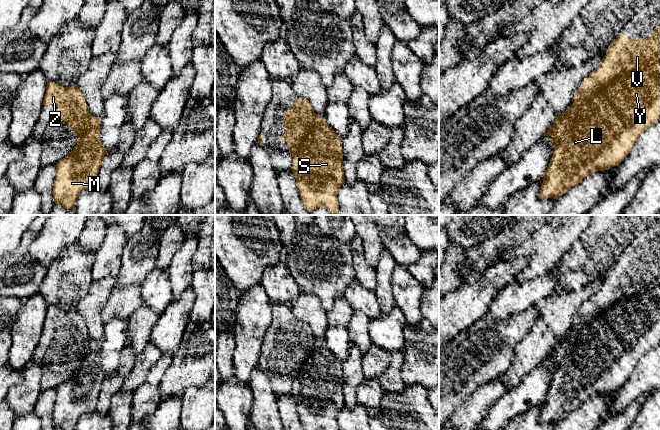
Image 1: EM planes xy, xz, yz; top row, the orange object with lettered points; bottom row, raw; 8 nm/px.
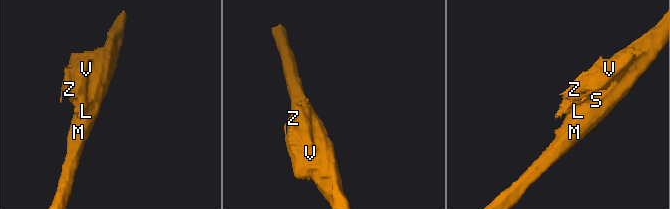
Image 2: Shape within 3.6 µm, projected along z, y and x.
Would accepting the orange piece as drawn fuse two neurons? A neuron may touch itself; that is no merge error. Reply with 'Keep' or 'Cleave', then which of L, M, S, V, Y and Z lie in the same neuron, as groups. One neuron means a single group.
Cleave. Groups: L M S Y / V Z

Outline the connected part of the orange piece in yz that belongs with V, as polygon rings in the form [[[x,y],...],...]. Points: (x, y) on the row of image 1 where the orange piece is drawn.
[[[660,26],[655,27],[649,38],[626,38],[624,33],[609,45],[605,57],[598,68],[585,78],[574,95],[573,104],[560,114],[545,136],[551,136],[553,147],[565,136],[569,117],[588,102],[591,94],[596,94],[600,87],[611,77],[617,76],[623,69],[641,69],[643,66],[660,65]]]

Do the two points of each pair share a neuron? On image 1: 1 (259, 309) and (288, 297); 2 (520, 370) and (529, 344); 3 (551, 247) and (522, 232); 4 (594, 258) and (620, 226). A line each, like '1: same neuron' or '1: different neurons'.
1: different neurons
2: same neuron
3: same neuron
4: same neuron

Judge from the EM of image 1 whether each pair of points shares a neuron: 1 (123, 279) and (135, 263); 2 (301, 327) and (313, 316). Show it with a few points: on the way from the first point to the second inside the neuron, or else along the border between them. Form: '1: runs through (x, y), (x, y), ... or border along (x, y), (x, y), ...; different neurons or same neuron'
1: runs through (127, 275), (135, 267); same neuron
2: border along (289, 306), (292, 313), (310, 327), (318, 340); different neurons

